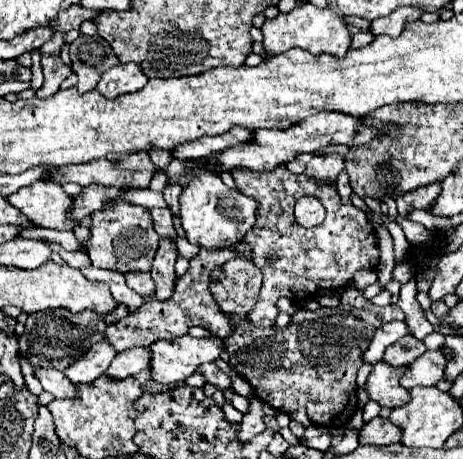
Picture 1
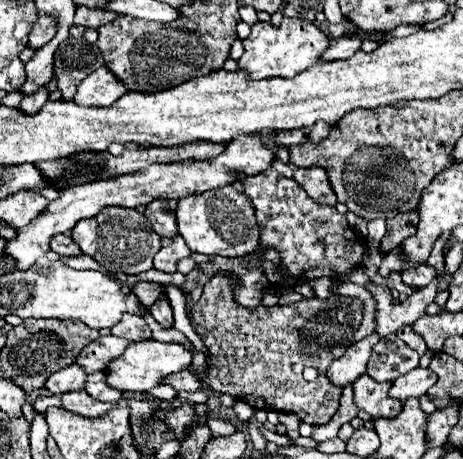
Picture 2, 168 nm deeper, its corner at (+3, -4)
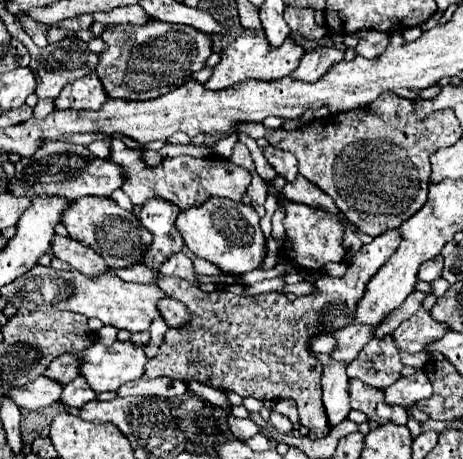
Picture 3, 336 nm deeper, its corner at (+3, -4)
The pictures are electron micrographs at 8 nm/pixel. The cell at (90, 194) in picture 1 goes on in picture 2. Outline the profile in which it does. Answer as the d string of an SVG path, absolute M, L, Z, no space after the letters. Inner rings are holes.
M317 122L311 128L297 128L293 132L273 132L271 140L275 148L267 148L261 140L261 134L245 134L237 136L231 140L225 148L223 154L207 160L183 160L183 162L173 162L173 164L151 164L145 170L133 172L133 174L123 174L115 176L109 180L97 180L89 184L79 184L71 186L67 190L59 192L59 198L49 202L49 208L33 224L27 224L25 228L19 228L17 238L7 242L7 248L3 250L5 254L13 256L17 260L17 268L29 268L37 258L41 258L49 250L49 240L53 234L67 234L73 230L73 224L77 224L83 218L93 218L97 216L103 208L109 206L129 206L137 208L141 204L149 204L157 198L185 198L191 194L199 194L205 190L221 188L227 184L233 184L239 180L239 174L245 176L255 176L265 172L267 168L273 166L273 160L277 158L277 148L293 146L293 144L305 144L305 142L321 142L329 136L329 124Z

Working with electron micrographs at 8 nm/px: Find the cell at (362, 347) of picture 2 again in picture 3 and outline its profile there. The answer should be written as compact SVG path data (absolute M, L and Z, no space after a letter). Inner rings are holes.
M316 353L317 360L323 364L323 406L327 412L329 428L335 428L349 414L349 378L345 376L347 364L333 364L329 354Z

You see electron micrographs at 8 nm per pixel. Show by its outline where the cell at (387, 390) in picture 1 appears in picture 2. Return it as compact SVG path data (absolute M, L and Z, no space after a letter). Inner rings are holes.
M369 374L355 380L355 404L359 410L365 410L373 418L395 418L403 404L389 396L389 382L377 382Z

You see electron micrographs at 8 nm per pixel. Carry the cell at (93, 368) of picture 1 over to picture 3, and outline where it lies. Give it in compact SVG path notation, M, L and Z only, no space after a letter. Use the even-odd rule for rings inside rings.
M39 376L37 380L21 388L13 388L11 392L5 394L5 398L13 400L19 408L37 410L55 404L57 396L61 396L61 388L63 388L61 384L53 384L53 380L45 380L45 376Z

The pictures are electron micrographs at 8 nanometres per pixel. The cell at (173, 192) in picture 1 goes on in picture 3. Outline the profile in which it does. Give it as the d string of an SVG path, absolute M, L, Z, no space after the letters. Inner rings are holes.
M153 198L147 200L143 206L137 206L135 214L139 222L153 234L153 242L149 244L143 256L143 264L153 270L159 270L161 264L169 260L169 256L181 252L185 246L179 230L175 228L179 208L169 204L167 200Z

